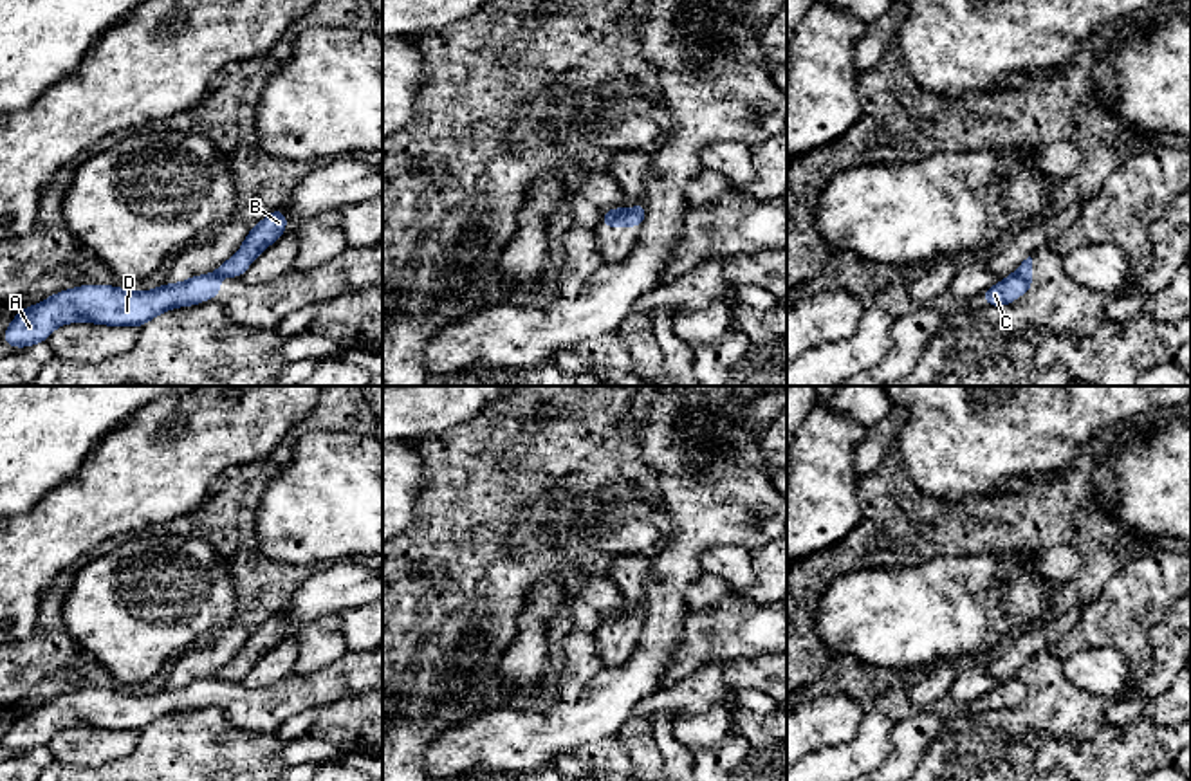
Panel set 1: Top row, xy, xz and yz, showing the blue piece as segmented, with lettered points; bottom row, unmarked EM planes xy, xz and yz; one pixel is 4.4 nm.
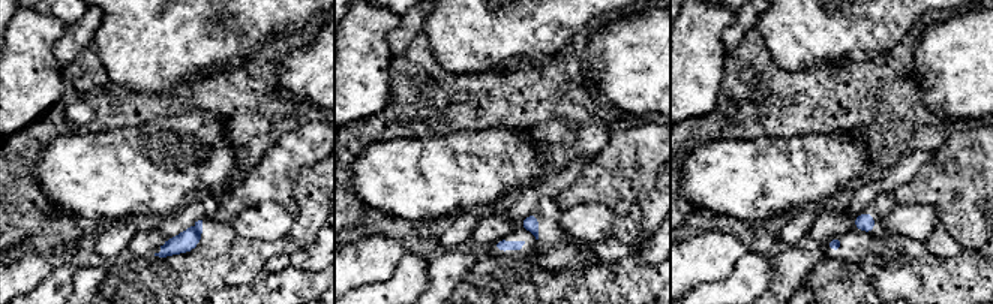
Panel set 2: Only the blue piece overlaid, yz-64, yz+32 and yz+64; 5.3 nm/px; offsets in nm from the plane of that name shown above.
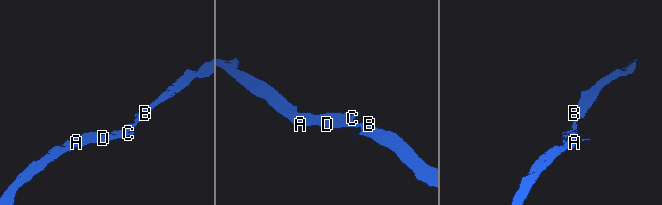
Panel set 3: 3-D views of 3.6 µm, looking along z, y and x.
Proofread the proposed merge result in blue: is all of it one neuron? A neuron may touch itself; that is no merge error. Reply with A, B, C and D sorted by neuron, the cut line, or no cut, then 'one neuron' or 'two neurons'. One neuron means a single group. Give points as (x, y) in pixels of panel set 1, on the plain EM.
A C D / B | yz (1015, 677), (1027, 695) | two neurons

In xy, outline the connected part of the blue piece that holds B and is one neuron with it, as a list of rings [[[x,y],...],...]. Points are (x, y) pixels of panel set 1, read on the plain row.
[[[280,610],[265,622],[260,624],[258,629],[249,633],[249,639],[242,646],[238,657],[220,667],[213,678],[227,680],[227,682],[242,682],[254,662],[272,649],[283,637],[287,637],[289,622],[283,619],[283,611]]]

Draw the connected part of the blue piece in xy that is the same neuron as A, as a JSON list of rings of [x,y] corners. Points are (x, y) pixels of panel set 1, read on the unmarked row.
[[[213,676],[175,689],[166,685],[146,696],[114,689],[79,689],[22,712],[4,734],[2,745],[13,752],[27,752],[47,747],[61,729],[81,725],[139,732],[170,712],[200,709],[217,700],[224,700],[224,693]]]

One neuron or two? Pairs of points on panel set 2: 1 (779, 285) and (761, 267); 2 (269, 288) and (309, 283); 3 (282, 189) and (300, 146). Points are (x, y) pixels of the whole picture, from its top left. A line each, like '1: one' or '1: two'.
1: two
2: one
3: one

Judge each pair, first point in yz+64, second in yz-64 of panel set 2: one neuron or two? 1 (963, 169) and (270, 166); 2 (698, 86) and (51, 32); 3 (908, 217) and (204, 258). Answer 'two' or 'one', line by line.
1: one
2: one
3: two

